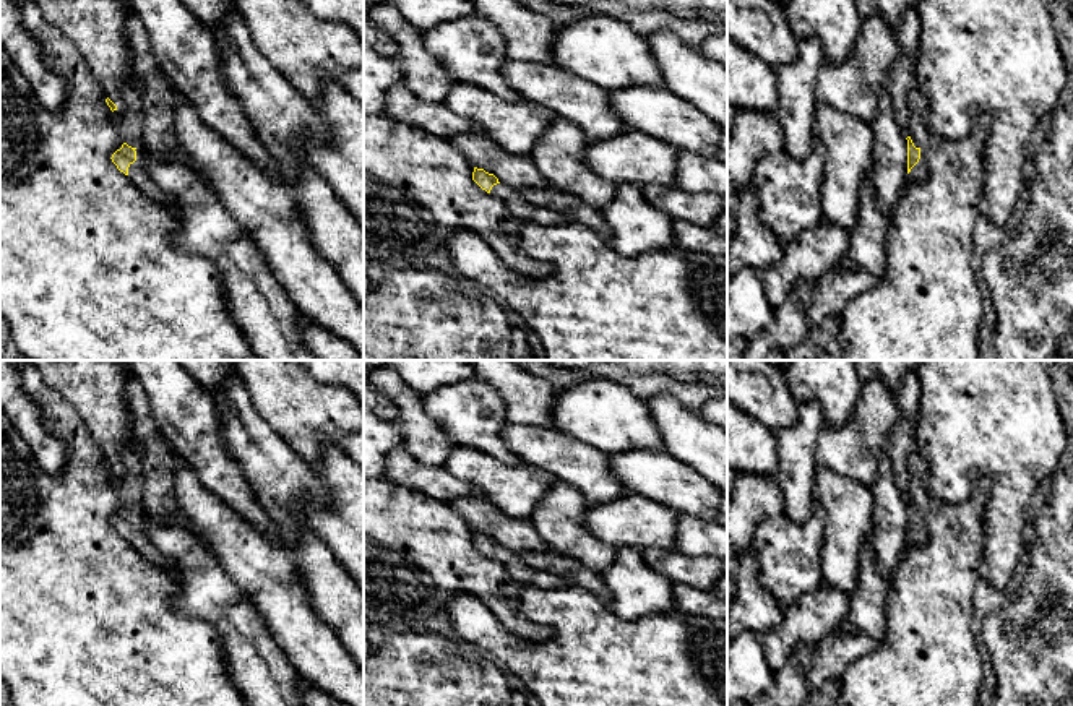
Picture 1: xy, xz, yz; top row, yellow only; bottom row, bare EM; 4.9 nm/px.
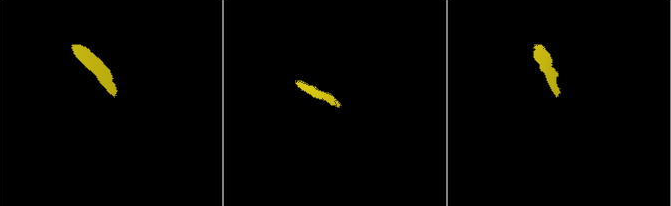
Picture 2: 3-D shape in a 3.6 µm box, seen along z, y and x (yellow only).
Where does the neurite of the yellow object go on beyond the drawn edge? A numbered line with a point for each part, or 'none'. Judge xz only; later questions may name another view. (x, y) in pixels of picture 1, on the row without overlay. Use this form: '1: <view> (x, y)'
1: xz (517, 567)

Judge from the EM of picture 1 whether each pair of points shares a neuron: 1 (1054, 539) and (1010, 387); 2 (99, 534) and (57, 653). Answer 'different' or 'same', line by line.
1: different
2: same

